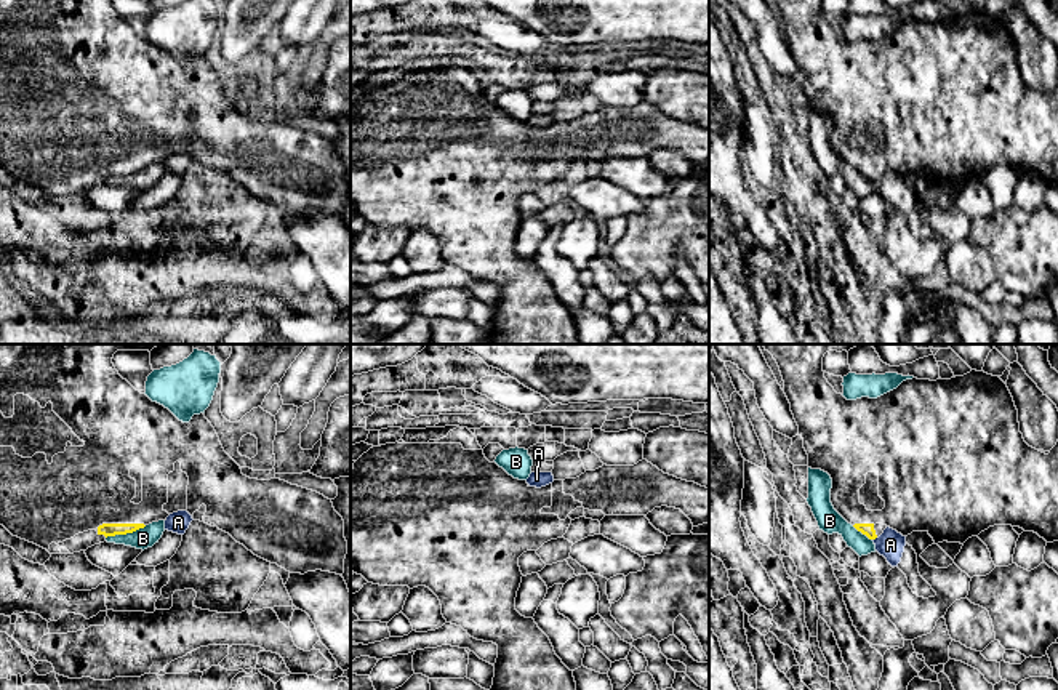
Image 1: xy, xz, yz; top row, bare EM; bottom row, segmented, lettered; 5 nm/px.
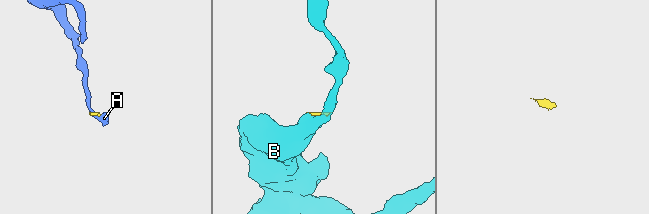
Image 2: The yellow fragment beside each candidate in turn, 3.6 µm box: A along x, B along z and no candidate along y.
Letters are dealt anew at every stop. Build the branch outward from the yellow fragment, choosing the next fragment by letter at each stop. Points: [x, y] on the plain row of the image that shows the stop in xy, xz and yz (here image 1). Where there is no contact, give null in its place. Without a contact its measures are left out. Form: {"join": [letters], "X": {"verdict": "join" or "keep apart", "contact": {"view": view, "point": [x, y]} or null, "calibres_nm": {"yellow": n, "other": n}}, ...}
{"join": [], "A": {"verdict": "keep apart", "contact": {"view": "yz", "point": [874, 180]}, "calibres_nm": {"yellow": 60, "other": 140}}, "B": {"verdict": "keep apart", "contact": {"view": "xy", "point": [125, 175]}, "calibres_nm": {"yellow": 60, "other": 110}}}

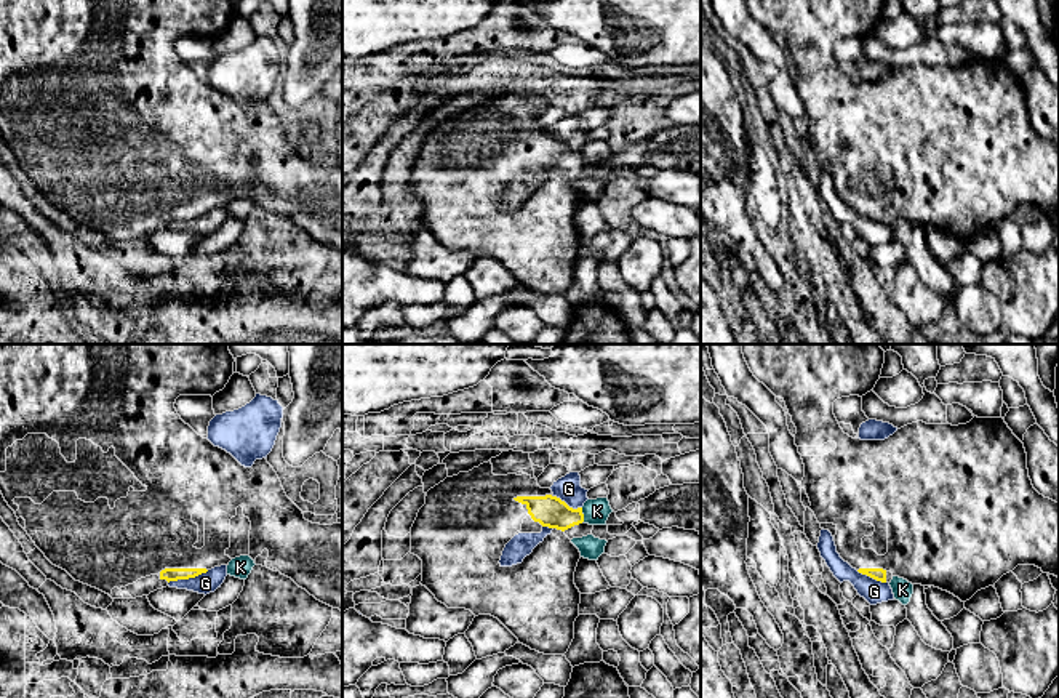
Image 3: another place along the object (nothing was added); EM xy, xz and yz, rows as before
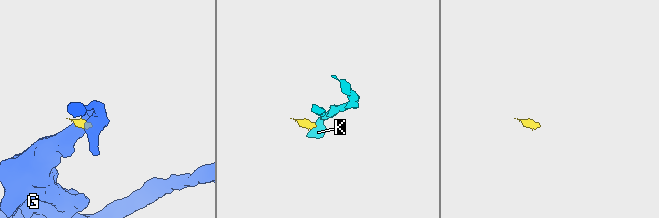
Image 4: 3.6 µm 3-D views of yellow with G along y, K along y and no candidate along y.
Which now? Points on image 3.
{"join": [], "G": {"verdict": "keep apart", "contact": {"view": "xy", "point": [187, 220]}, "calibres_nm": {"yellow": 60, "other": 110}}, "K": {"verdict": "keep apart", "contact": {"view": "xz", "point": [583, 156]}, "calibres_nm": {"yellow": 160, "other": 130}}}

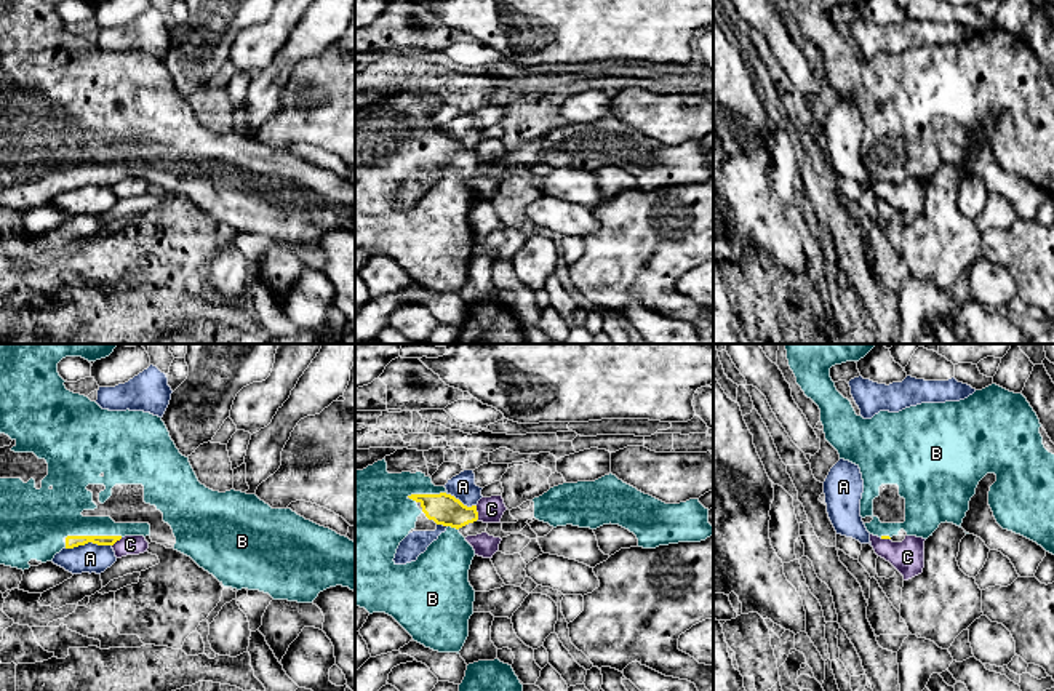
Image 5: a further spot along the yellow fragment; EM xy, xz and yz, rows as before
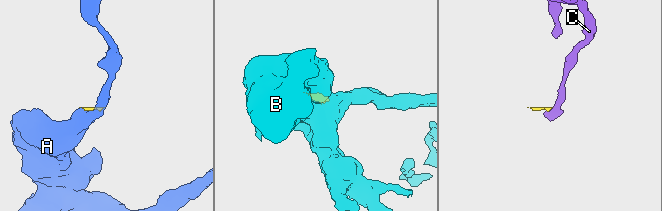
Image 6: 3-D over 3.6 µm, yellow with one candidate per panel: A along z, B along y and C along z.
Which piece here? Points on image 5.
{"join": ["B"], "A": {"verdict": "keep apart", "contact": {"view": "xy", "point": [88, 183]}, "calibres_nm": {"yellow": 60, "other": 140}}, "B": {"verdict": "join", "contact": {"view": "xy", "point": [93, 178]}, "calibres_nm": {"yellow": 60, "other": 280}}, "C": {"verdict": "keep apart", "contact": {"view": "xz", "point": [477, 154]}, "calibres_nm": {"yellow": 160, "other": 130}}}

